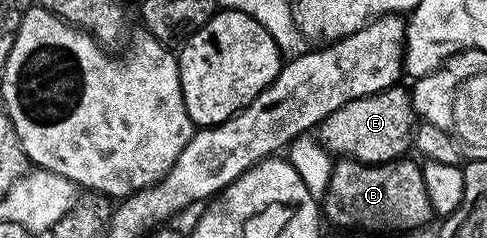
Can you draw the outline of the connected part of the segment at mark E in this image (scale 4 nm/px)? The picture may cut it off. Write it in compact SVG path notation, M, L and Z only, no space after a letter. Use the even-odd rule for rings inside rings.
M402 87L385 89L376 95L368 95L360 99L352 99L352 103L344 103L340 111L332 111L332 115L324 118L316 130L317 140L327 153L338 159L363 161L366 165L383 165L386 161L397 161L412 141L412 134L416 128L416 114L411 94Z

